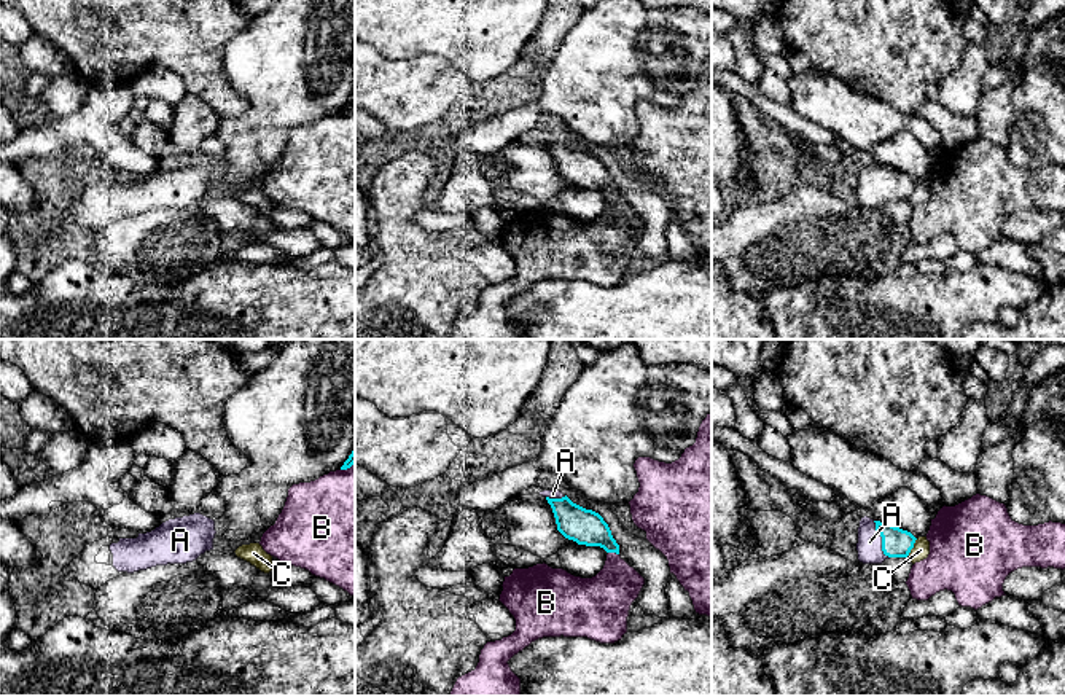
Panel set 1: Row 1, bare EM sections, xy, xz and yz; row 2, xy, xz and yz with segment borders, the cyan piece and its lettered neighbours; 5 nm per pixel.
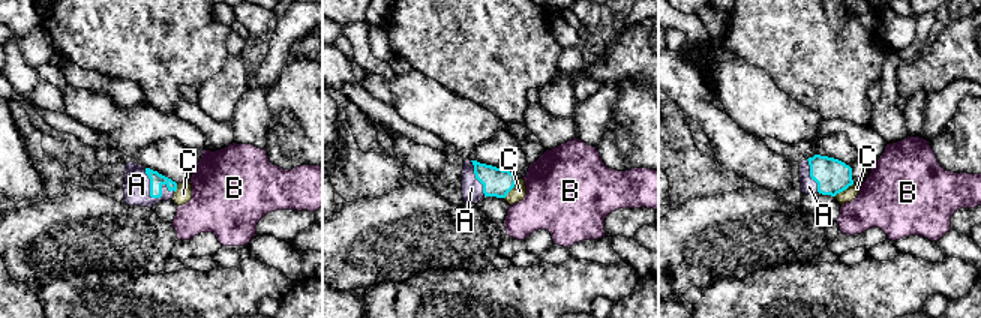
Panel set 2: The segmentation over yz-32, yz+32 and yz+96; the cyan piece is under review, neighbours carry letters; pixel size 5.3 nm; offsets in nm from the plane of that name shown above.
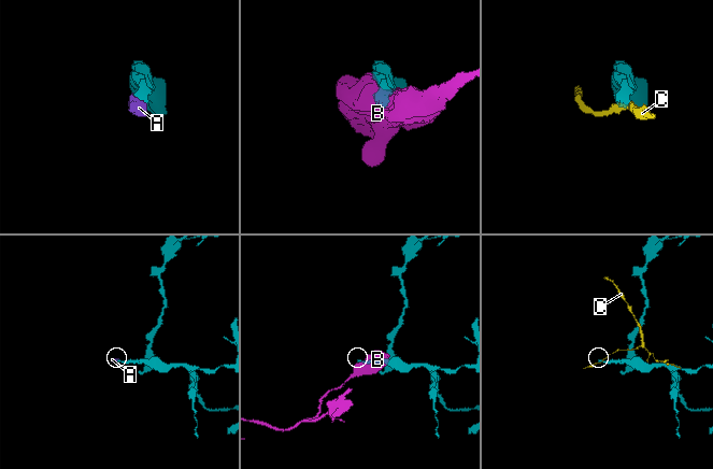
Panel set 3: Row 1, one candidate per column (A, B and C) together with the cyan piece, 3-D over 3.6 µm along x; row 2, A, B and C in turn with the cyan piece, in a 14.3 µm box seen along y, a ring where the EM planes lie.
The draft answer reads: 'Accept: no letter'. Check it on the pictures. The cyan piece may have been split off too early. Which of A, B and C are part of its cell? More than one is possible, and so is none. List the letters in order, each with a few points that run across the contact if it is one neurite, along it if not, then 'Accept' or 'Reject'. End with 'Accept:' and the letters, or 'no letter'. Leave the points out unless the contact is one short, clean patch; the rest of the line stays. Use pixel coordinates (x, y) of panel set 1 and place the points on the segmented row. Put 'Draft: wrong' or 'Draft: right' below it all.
A: Line: yz (895, 542), (882, 540), (869, 542). Accept
B: Reject
C: Line: yz (917, 539), (906, 556). Reject
Accept: A
Draft: wrong

